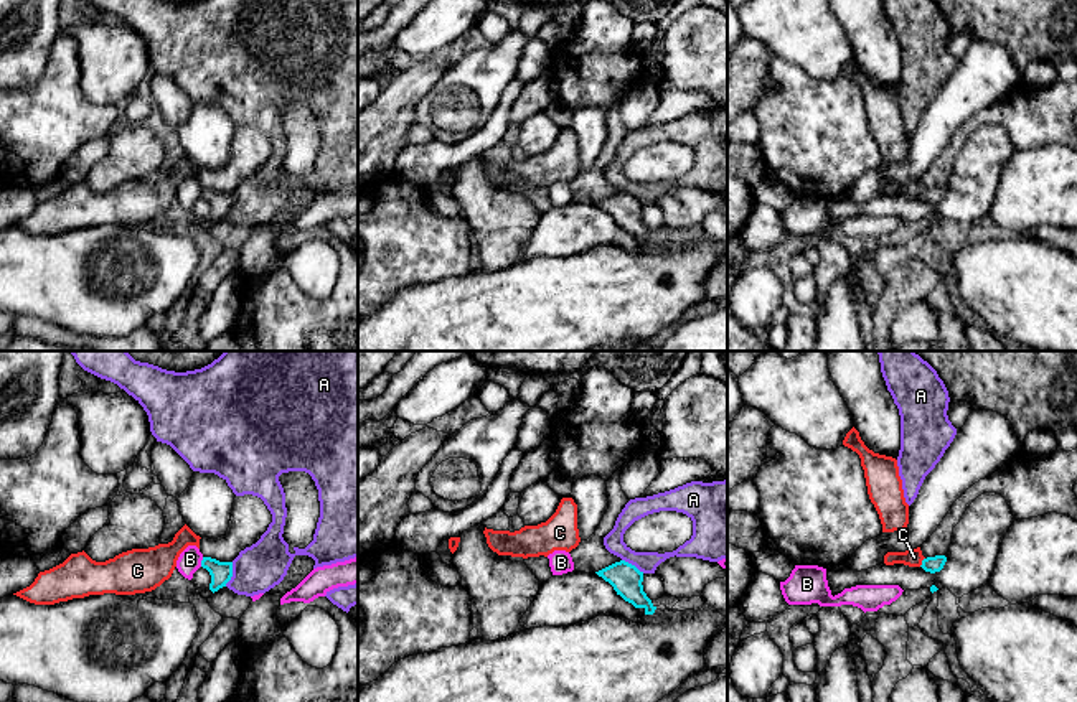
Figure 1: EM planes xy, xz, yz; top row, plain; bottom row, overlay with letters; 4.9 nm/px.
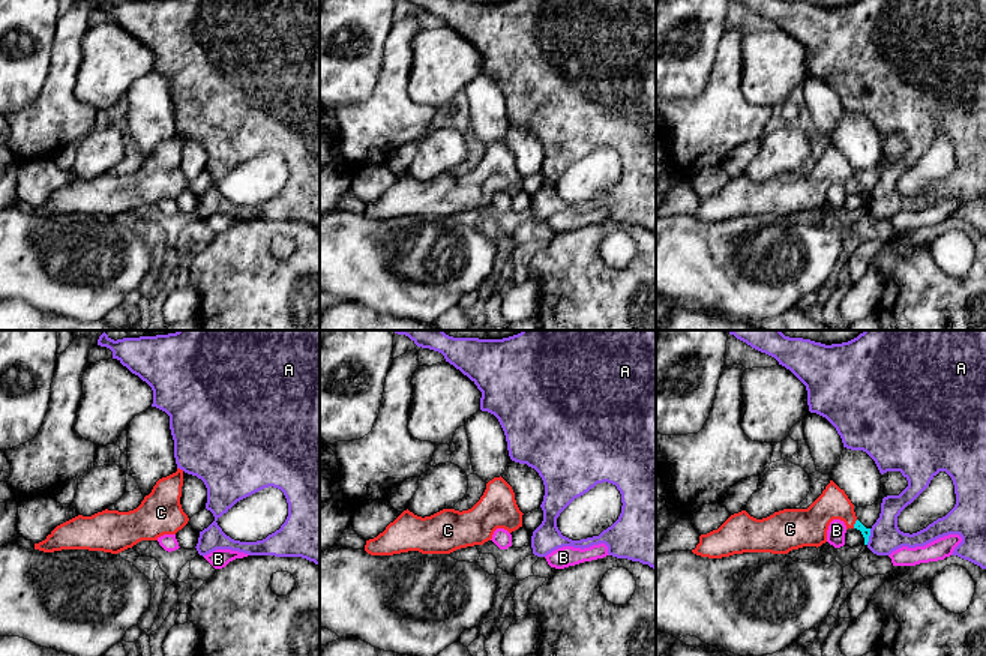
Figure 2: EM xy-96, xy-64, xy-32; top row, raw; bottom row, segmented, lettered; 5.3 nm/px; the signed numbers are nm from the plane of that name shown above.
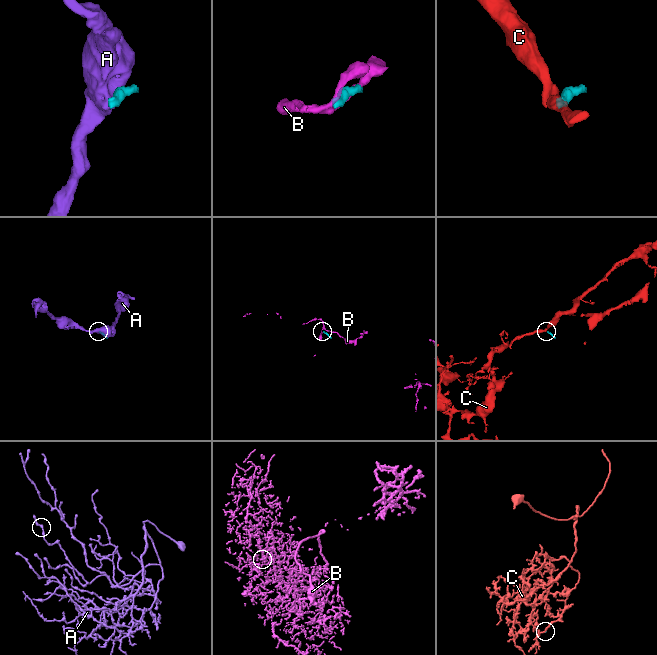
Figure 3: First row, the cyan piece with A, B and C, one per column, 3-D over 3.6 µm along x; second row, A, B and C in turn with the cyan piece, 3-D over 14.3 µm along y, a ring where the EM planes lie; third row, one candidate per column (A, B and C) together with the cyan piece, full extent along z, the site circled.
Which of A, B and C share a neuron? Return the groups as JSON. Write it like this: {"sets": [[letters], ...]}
{"sets": [["A"], ["B"], ["C"]]}

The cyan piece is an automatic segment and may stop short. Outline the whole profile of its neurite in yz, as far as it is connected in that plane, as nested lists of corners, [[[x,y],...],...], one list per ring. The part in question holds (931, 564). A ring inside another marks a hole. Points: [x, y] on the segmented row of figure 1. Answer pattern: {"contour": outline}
{"contour": [[[920,547],[905,552],[887,552],[884,555],[886,565],[904,564],[909,567],[922,567],[925,572],[935,573],[943,569],[945,555],[924,557]]]}

